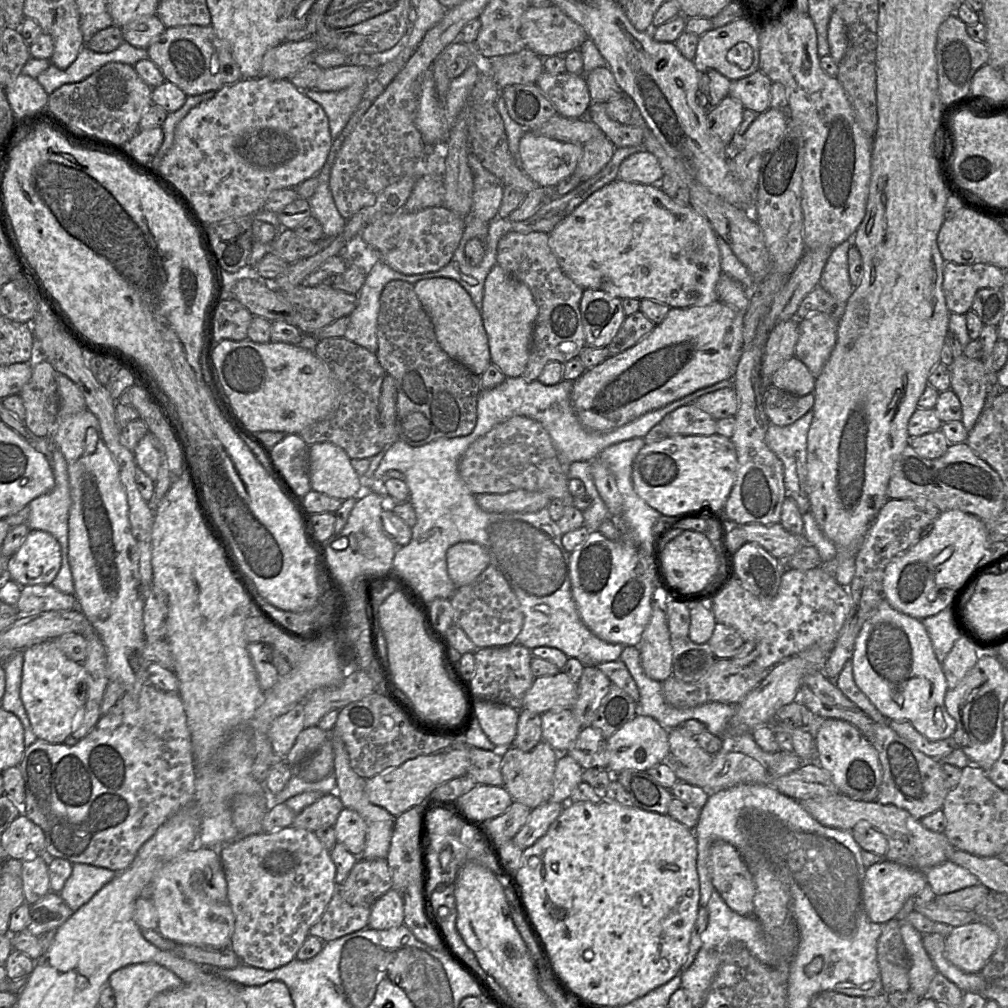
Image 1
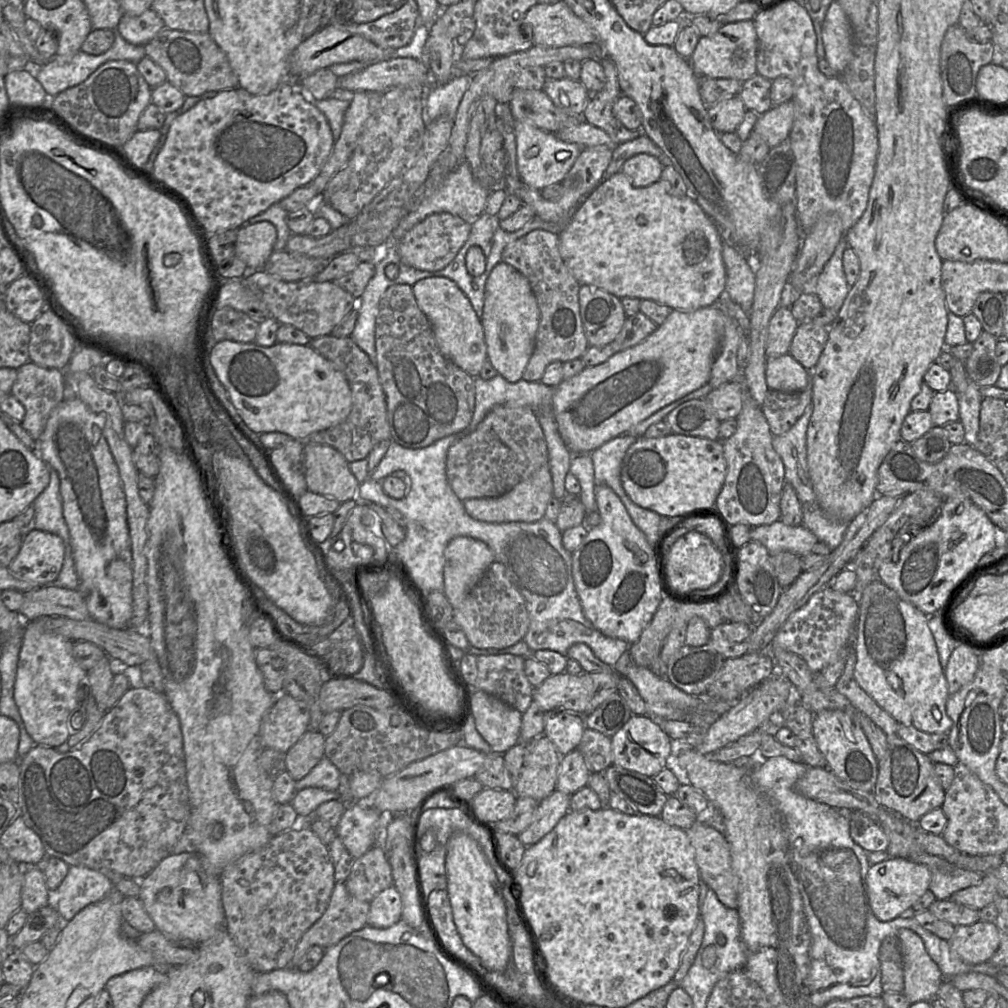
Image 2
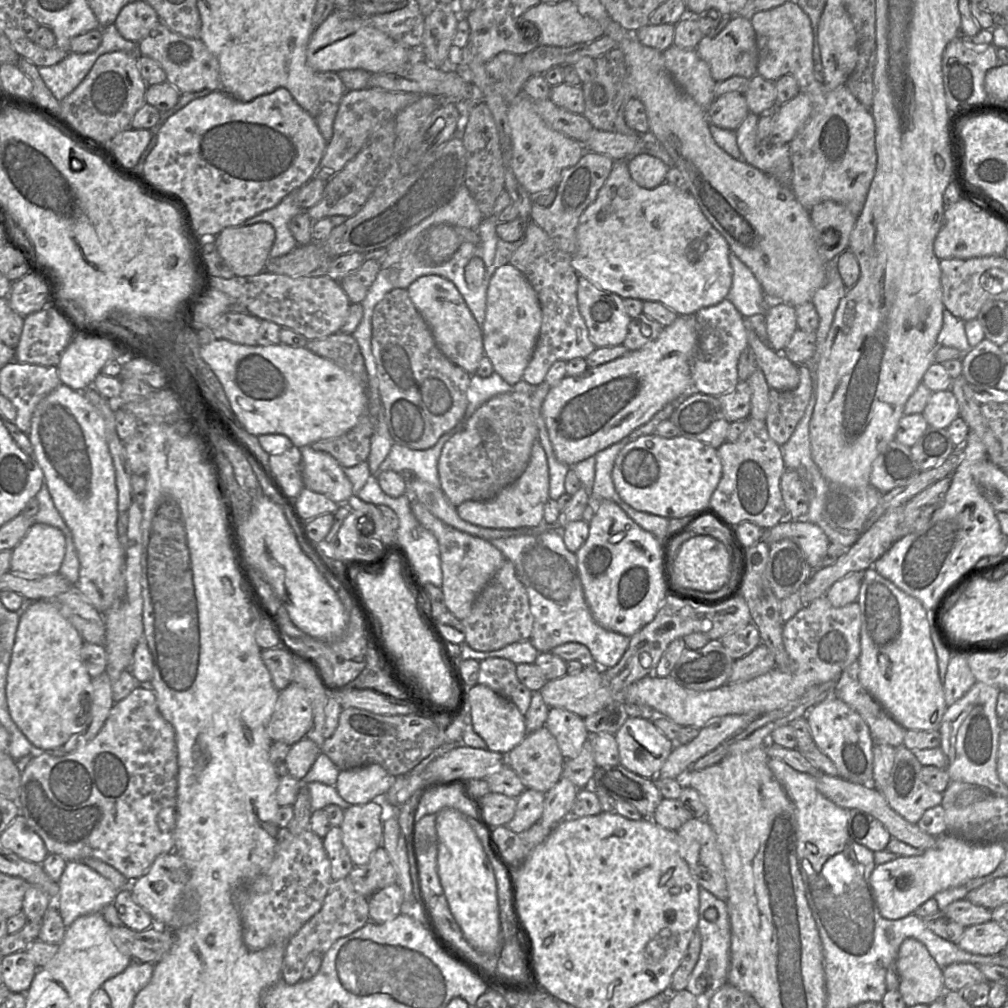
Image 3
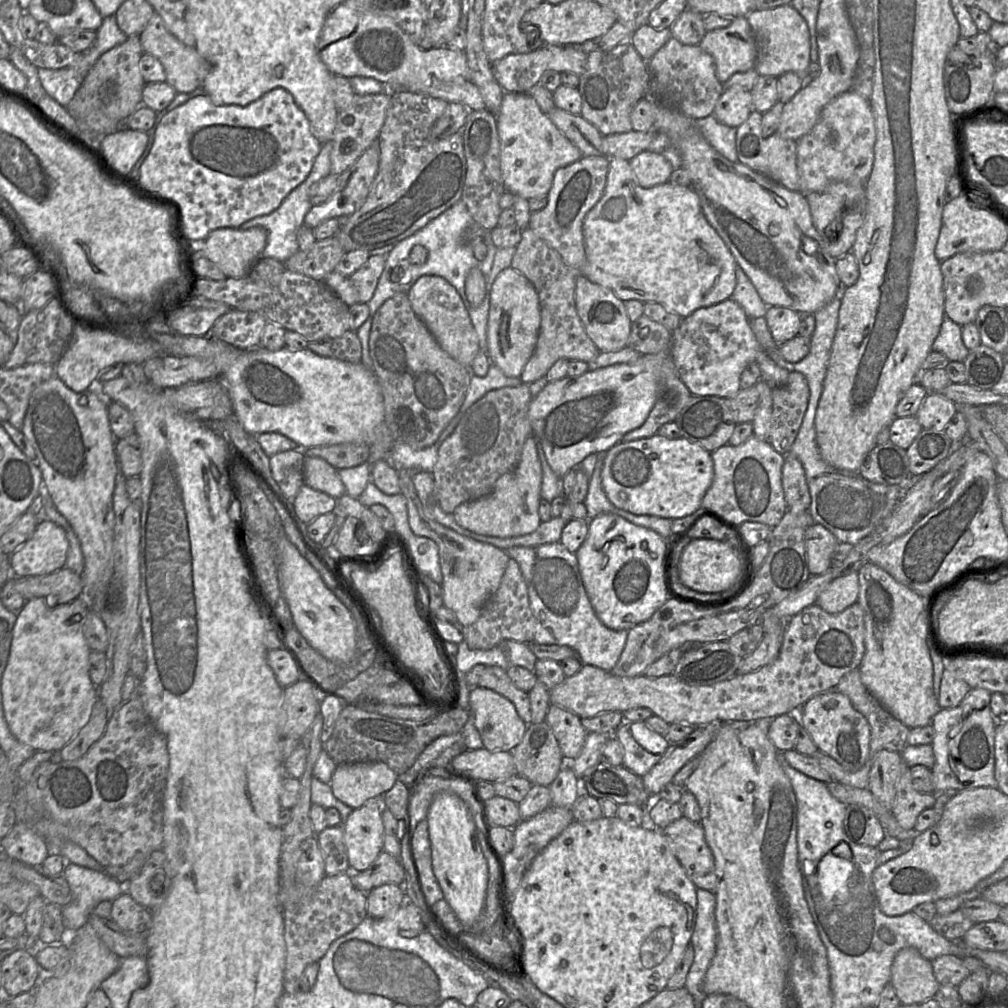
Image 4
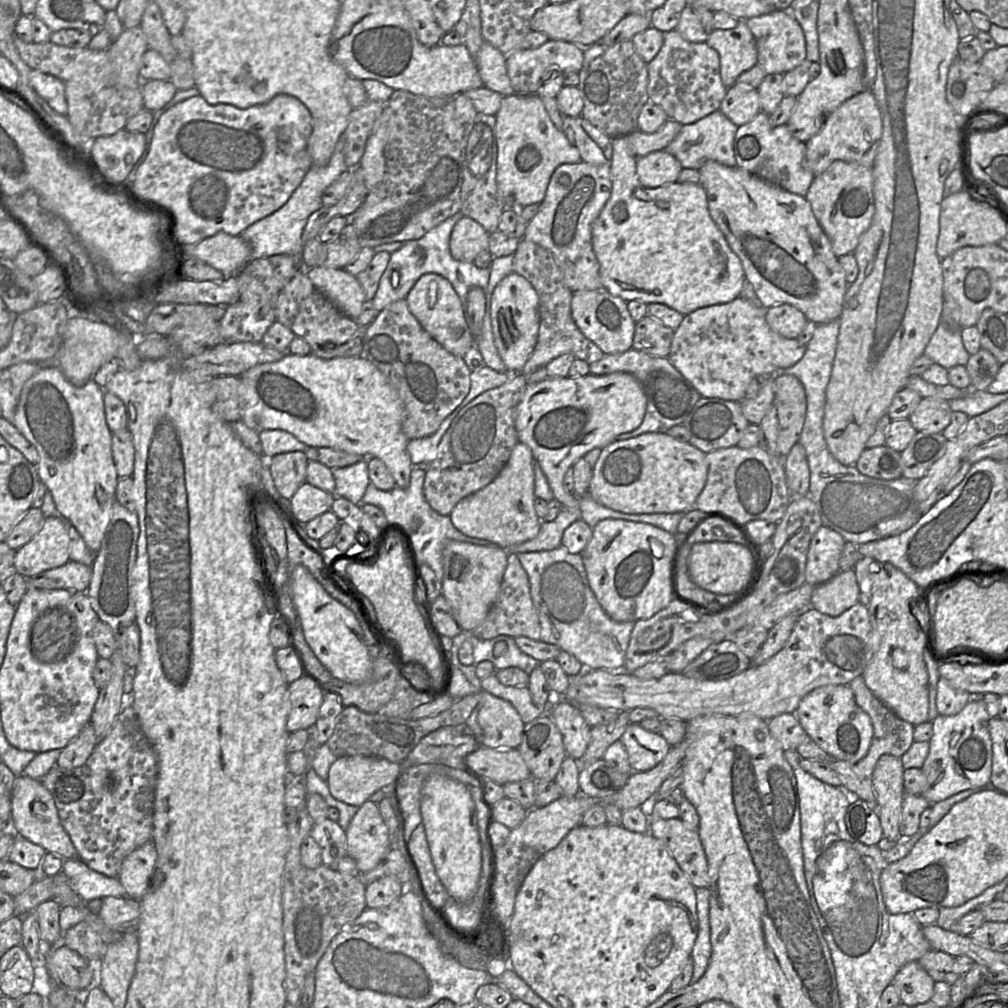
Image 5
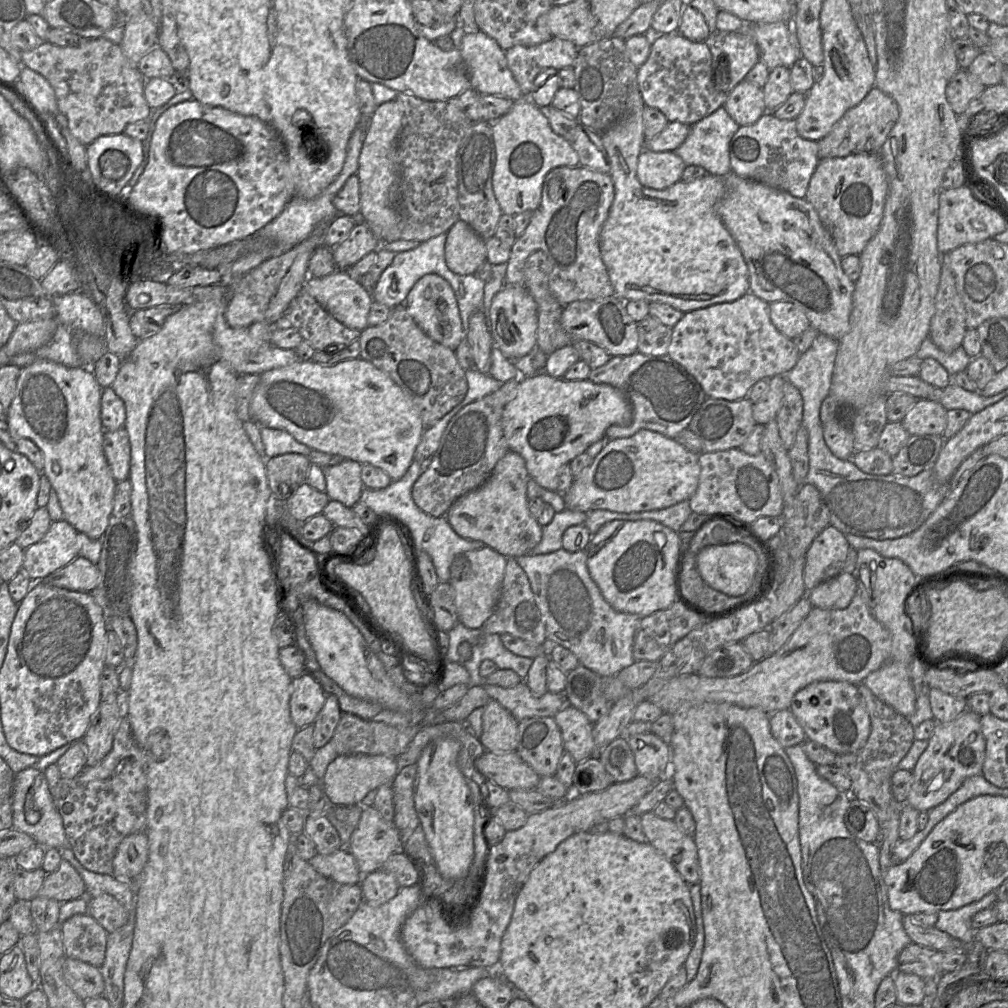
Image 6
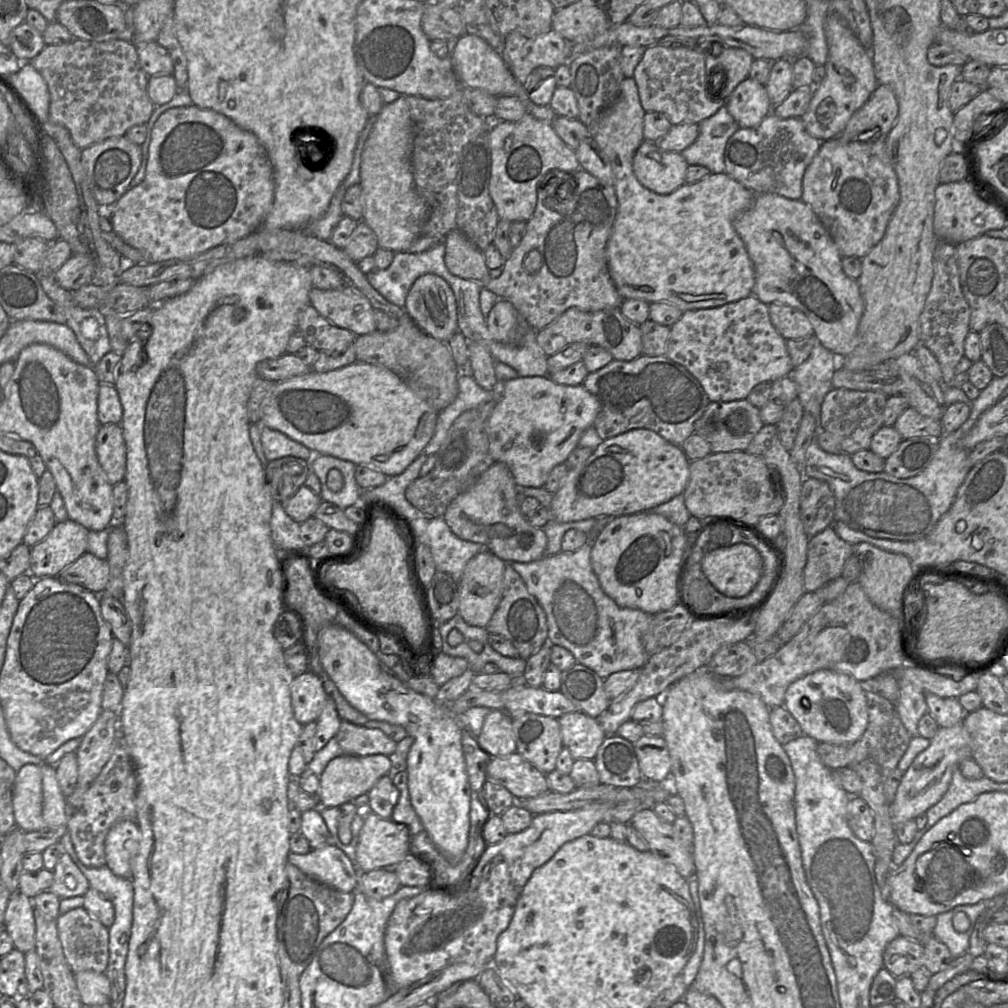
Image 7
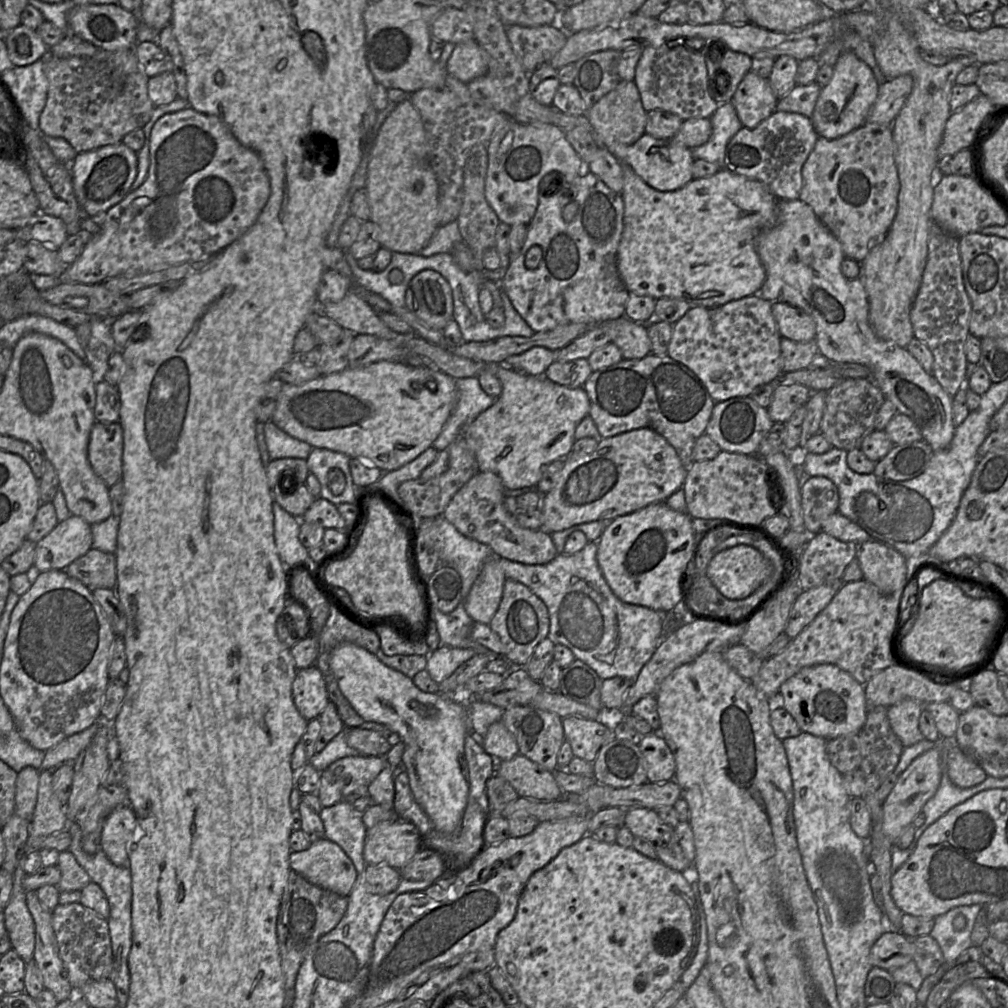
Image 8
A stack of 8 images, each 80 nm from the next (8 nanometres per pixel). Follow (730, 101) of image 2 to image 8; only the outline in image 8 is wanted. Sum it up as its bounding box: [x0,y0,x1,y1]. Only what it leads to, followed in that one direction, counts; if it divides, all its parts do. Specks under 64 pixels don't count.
[731,71,778,129]

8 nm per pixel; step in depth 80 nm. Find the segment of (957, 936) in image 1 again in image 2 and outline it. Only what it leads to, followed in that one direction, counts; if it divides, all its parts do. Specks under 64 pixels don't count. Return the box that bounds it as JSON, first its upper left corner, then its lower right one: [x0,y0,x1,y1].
[947,921,1000,964]

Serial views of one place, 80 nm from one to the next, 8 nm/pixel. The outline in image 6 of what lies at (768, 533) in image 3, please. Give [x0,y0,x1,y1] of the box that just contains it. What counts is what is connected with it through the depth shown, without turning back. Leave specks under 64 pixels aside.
[803,525,849,594]

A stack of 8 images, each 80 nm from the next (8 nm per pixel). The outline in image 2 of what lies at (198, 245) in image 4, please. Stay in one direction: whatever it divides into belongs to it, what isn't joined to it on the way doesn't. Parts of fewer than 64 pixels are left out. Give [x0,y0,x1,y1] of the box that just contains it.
[236,221,276,269]

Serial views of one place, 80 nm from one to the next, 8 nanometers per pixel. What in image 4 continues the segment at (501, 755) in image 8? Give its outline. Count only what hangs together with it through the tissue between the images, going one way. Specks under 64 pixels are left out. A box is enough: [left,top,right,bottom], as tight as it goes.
[469,687,528,752]

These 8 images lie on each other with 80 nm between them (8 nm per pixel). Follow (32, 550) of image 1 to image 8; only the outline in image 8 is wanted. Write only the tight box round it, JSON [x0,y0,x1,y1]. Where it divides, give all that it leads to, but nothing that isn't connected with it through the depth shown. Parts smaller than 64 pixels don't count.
[33,515,92,575]

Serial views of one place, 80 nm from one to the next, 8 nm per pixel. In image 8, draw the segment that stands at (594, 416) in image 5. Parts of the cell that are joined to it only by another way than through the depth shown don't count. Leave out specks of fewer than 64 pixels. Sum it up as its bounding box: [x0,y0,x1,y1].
[389,332,590,491]

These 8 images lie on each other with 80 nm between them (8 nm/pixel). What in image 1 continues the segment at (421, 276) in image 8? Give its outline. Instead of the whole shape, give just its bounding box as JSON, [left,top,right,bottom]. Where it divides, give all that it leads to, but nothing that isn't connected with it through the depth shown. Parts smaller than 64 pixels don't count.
[414,277,492,376]

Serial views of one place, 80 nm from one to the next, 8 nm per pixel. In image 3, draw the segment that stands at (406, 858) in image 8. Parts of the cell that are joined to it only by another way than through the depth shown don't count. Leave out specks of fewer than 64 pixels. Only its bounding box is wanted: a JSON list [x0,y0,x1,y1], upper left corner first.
[340,800,388,866]

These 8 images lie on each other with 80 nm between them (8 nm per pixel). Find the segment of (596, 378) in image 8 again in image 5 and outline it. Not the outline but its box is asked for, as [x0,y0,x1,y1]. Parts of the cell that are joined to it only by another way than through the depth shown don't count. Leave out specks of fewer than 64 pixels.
[589,349,701,440]

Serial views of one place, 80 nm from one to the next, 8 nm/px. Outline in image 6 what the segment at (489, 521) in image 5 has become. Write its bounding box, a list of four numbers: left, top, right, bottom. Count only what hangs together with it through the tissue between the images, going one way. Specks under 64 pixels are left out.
[445,451,542,558]

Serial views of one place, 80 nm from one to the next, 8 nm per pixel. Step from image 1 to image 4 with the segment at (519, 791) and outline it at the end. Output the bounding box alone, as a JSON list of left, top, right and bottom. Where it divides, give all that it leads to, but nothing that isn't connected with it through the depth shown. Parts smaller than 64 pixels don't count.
[511,721,565,786]

